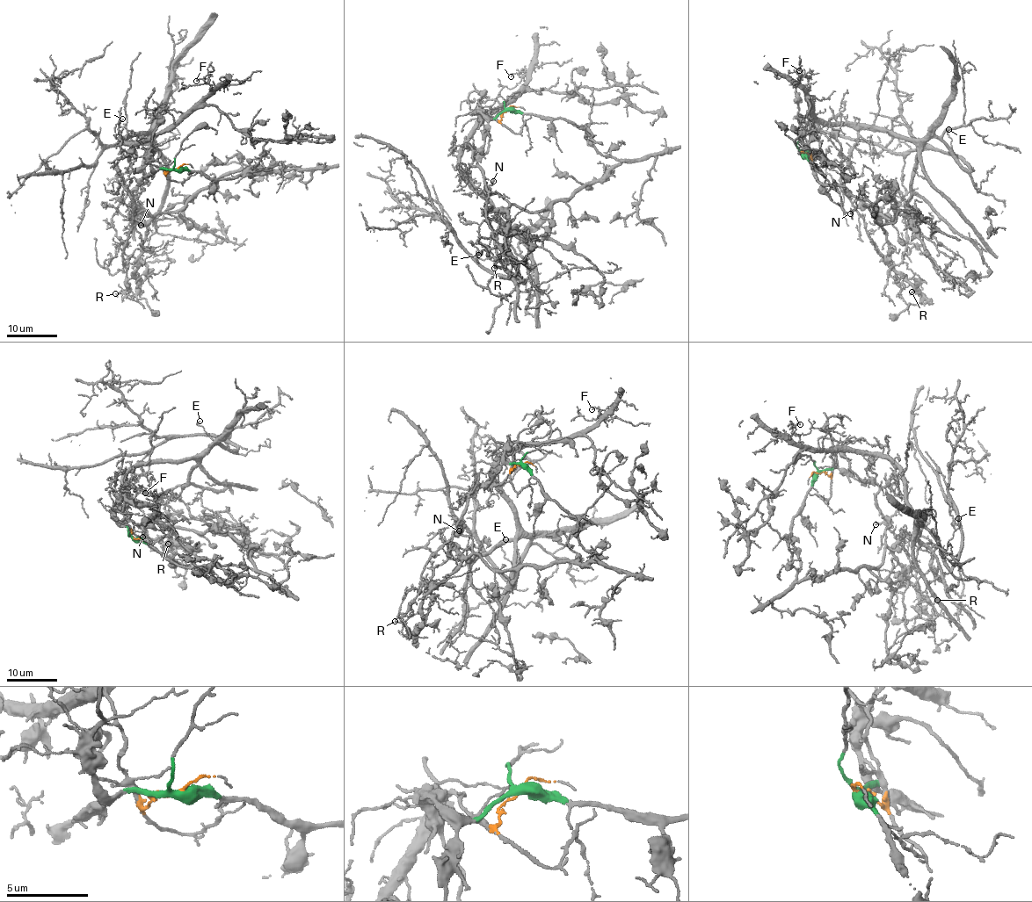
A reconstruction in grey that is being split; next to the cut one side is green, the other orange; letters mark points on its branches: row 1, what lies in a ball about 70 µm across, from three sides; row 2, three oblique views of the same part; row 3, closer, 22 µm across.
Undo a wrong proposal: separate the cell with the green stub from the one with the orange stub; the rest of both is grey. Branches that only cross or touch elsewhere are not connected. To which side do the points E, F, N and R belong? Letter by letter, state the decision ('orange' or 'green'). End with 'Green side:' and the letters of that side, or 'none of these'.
E: orange
F: orange
N: green
R: green
Green side: N, R

